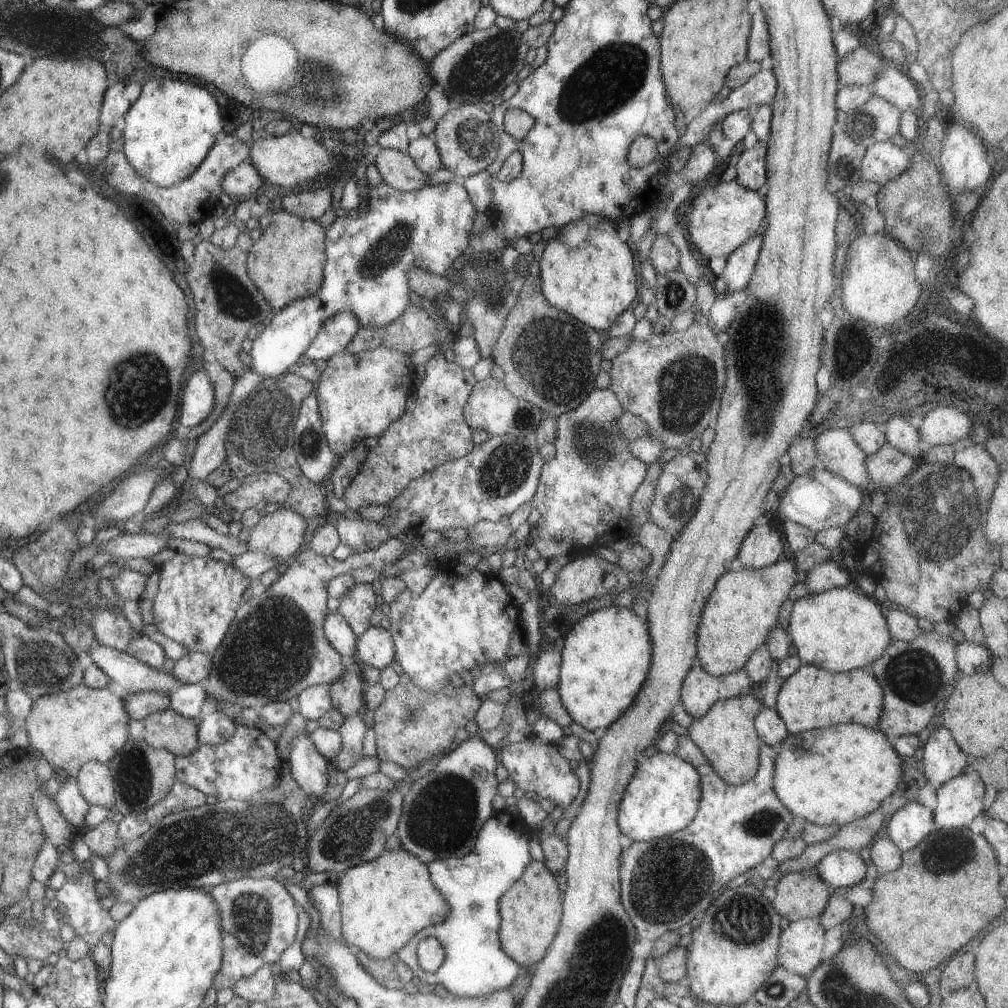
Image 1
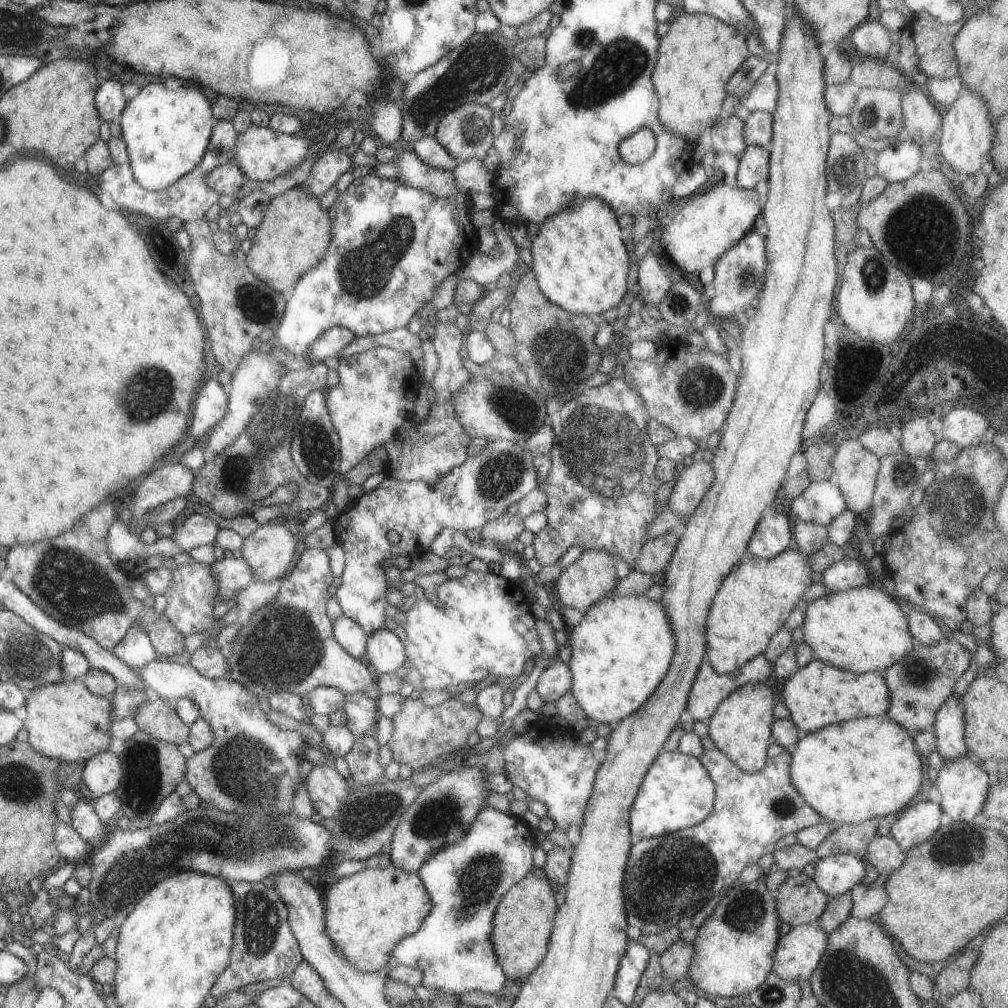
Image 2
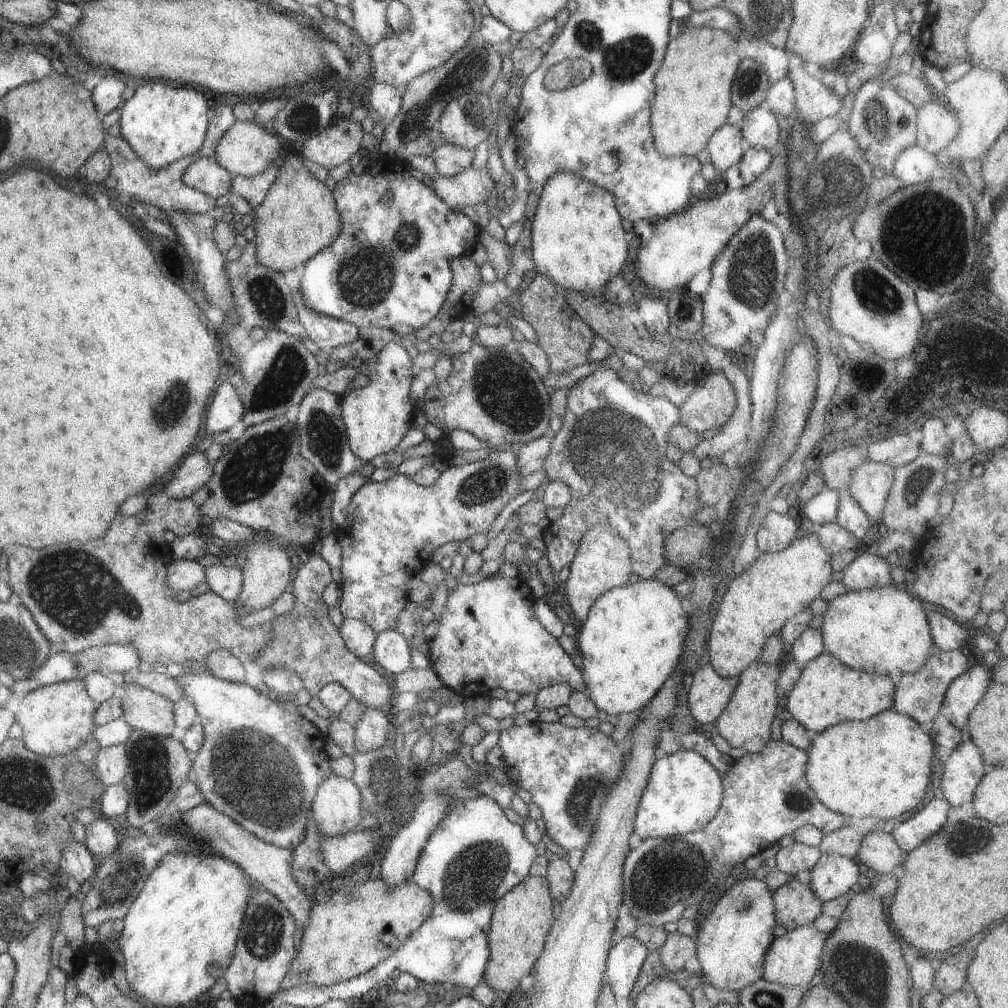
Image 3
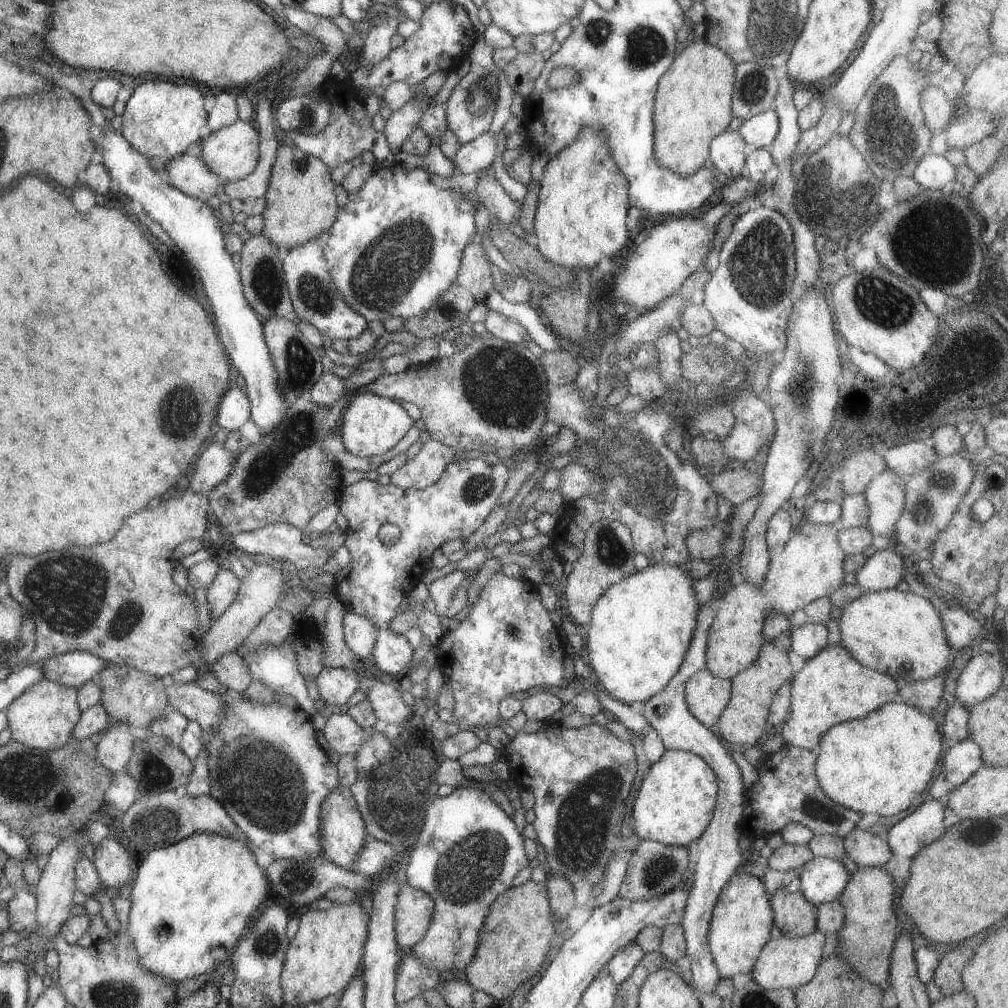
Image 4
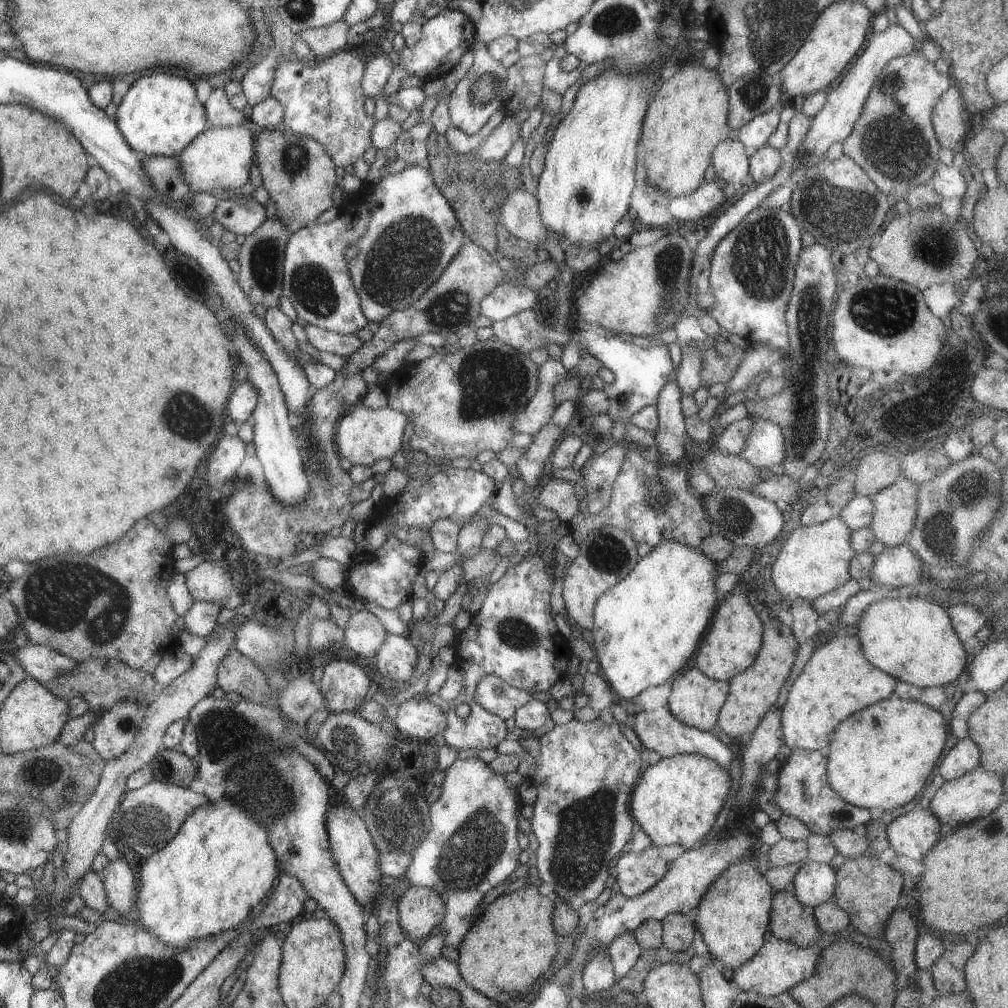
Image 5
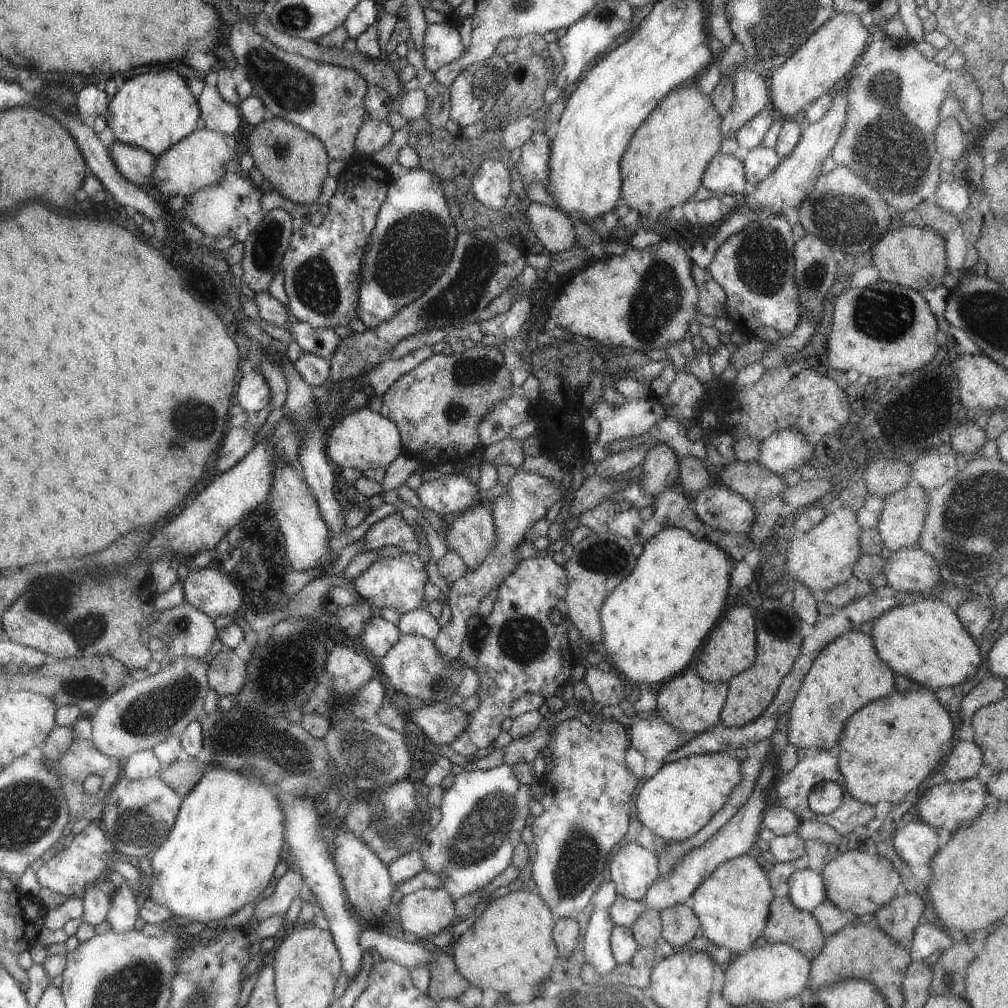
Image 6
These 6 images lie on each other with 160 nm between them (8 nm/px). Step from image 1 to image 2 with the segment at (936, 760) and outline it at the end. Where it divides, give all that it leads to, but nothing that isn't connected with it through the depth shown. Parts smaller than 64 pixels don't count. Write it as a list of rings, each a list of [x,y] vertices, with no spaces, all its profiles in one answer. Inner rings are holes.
[[[952,694],[939,707],[932,724],[935,751],[944,761],[967,755],[964,746],[964,708]]]

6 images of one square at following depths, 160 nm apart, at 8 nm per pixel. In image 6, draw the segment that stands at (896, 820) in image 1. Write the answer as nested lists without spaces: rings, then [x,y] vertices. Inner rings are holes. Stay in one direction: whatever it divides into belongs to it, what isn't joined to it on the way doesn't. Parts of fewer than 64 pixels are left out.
[[[918,819],[897,828],[891,840],[897,856],[917,866],[928,864],[939,848],[936,829]]]

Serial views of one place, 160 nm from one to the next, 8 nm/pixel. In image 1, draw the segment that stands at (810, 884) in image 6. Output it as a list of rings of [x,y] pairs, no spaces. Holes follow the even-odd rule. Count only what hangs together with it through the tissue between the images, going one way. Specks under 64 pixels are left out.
[[[833,850],[825,854],[814,867],[829,889],[853,887],[863,880],[865,866],[857,852]]]

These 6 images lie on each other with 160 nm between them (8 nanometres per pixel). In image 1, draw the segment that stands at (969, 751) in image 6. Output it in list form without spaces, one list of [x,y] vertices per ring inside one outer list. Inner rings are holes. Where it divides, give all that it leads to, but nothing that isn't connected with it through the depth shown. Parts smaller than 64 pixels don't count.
[[[977,772],[959,774],[941,784],[936,790],[936,806],[932,811],[934,826],[939,830],[961,830],[966,828],[977,815],[983,812],[985,787]]]

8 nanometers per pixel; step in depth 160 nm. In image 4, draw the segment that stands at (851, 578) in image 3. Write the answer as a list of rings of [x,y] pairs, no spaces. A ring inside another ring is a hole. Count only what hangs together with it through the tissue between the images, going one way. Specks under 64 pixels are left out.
[[[892,548],[870,550],[865,562],[854,574],[855,582],[867,591],[893,589],[903,578],[904,568],[901,555]]]

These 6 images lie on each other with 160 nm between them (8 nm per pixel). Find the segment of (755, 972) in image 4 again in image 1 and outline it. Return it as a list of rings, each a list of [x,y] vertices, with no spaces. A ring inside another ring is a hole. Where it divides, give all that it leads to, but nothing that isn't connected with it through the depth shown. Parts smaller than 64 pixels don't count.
[[[817,919],[791,921],[778,937],[777,965],[804,978],[822,962],[824,939]]]

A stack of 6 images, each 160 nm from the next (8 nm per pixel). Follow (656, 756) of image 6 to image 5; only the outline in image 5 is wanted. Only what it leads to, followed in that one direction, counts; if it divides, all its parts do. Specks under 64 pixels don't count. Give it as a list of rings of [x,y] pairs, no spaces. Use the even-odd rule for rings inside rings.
[[[661,706],[661,708],[656,708],[649,712],[640,710],[634,715],[632,730],[636,734],[642,748],[647,750],[647,752],[657,752],[660,758],[695,753],[714,760],[717,766],[730,773],[729,760],[731,760],[731,752],[727,748],[728,746],[721,742],[719,738],[710,734],[709,731],[688,727],[686,724],[678,721],[666,706]]]

